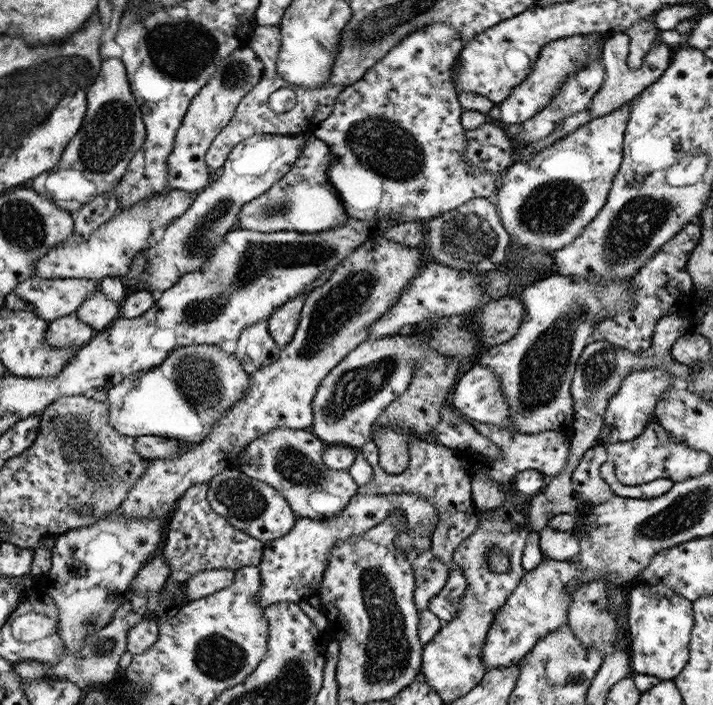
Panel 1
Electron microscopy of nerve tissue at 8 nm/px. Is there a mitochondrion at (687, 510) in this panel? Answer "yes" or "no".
yes

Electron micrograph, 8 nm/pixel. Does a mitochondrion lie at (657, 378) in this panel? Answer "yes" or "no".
no

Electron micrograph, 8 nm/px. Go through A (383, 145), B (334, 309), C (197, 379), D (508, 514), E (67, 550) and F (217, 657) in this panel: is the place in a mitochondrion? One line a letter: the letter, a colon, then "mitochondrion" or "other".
A: mitochondrion
B: mitochondrion
C: mitochondrion
D: other
E: other
F: mitochondrion

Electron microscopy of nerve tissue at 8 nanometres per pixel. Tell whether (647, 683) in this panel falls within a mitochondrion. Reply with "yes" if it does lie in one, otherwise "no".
no

